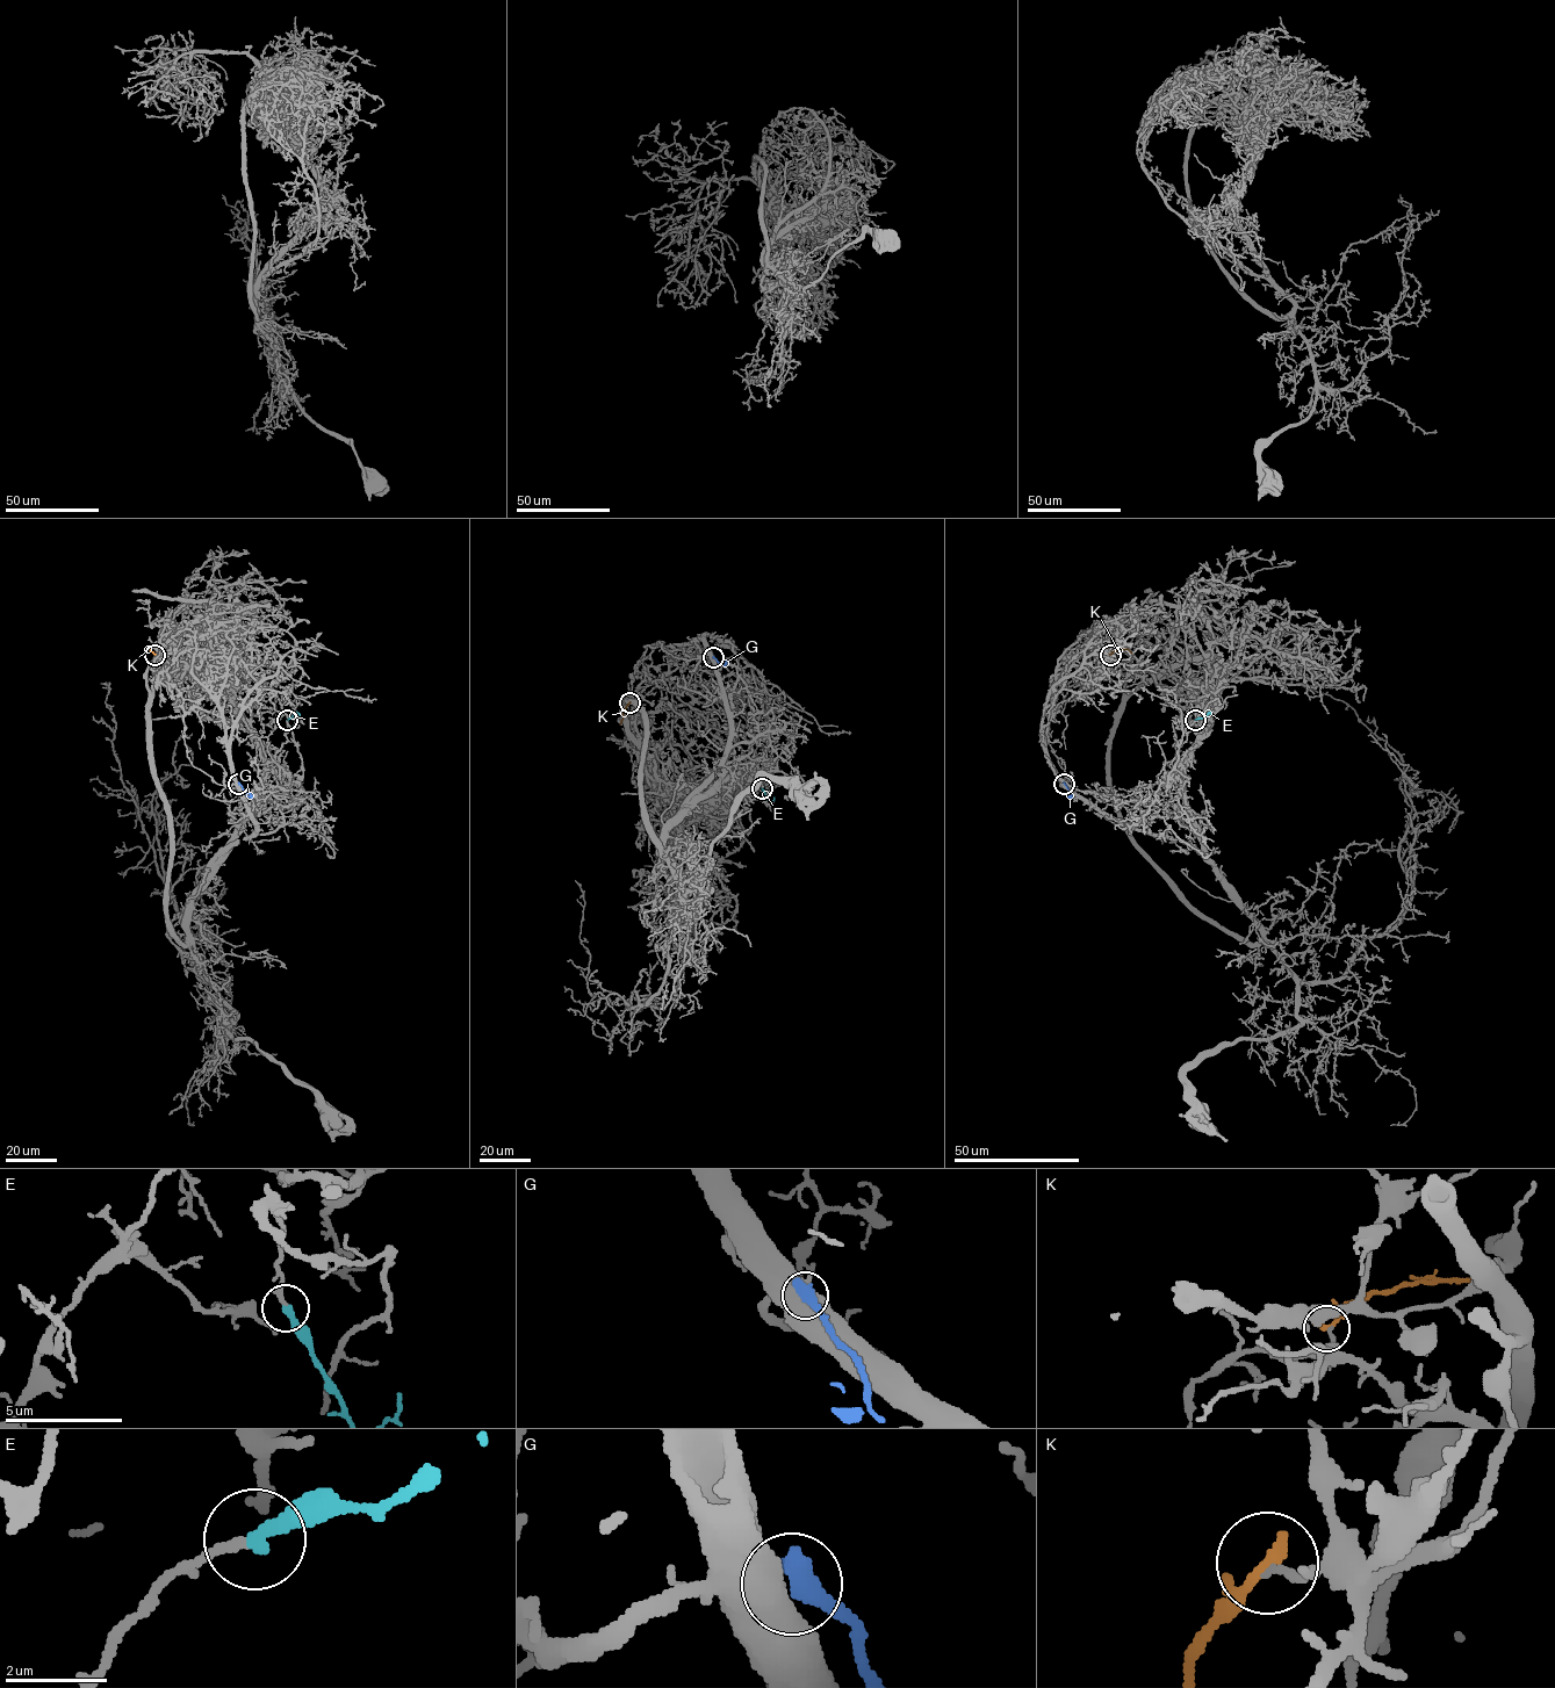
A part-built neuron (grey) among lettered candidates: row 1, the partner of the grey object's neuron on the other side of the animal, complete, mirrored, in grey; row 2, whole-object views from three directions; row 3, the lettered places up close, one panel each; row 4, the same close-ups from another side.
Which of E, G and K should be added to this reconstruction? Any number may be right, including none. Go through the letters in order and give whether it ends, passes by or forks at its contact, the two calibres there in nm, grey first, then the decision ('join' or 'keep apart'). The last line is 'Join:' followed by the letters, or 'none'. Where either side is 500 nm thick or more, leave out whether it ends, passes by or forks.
E: it ends | 200/340 nm | join
G: 800/550 nm | keep apart
K: it ends | 150/260 nm | keep apart
Join: E

